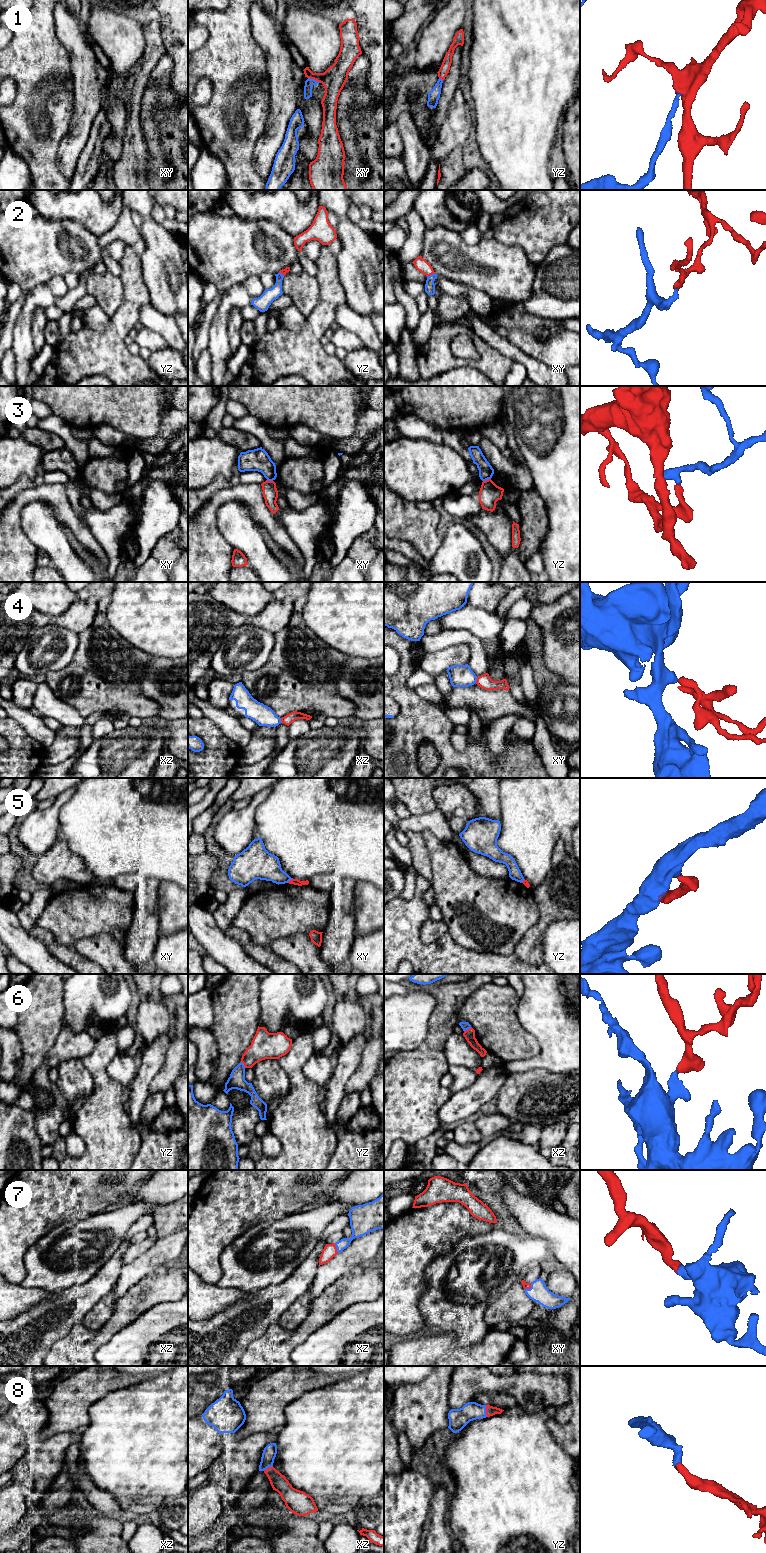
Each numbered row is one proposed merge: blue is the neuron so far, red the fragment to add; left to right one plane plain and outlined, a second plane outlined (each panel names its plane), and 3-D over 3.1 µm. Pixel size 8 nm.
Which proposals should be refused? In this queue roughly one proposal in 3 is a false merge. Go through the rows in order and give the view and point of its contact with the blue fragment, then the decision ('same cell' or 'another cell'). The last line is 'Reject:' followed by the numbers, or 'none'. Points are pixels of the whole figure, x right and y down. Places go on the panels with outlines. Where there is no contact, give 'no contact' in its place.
1: xy (314, 80) | same cell
2: xy (430, 275) | same cell
3: yz (486, 479) | another cell
4: xy (476, 680) | another cell
5: xy (289, 880) | another cell
6: xz (467, 1029) | same cell
7: xz (336, 1247) | same cell
8: yz (485, 1411) | same cell
Reject: 3, 4, 5

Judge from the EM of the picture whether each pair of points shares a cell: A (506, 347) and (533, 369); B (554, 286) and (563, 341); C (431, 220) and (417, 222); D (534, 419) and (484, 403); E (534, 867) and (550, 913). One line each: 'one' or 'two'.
A: one
B: two
C: two
D: two
E: two

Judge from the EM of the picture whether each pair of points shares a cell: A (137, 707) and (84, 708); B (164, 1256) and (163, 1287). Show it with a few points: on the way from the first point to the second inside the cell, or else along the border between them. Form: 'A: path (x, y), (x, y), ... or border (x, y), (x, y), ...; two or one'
A: path (124, 703), (97, 703); one
B: border (162, 1267), (141, 1278); two

